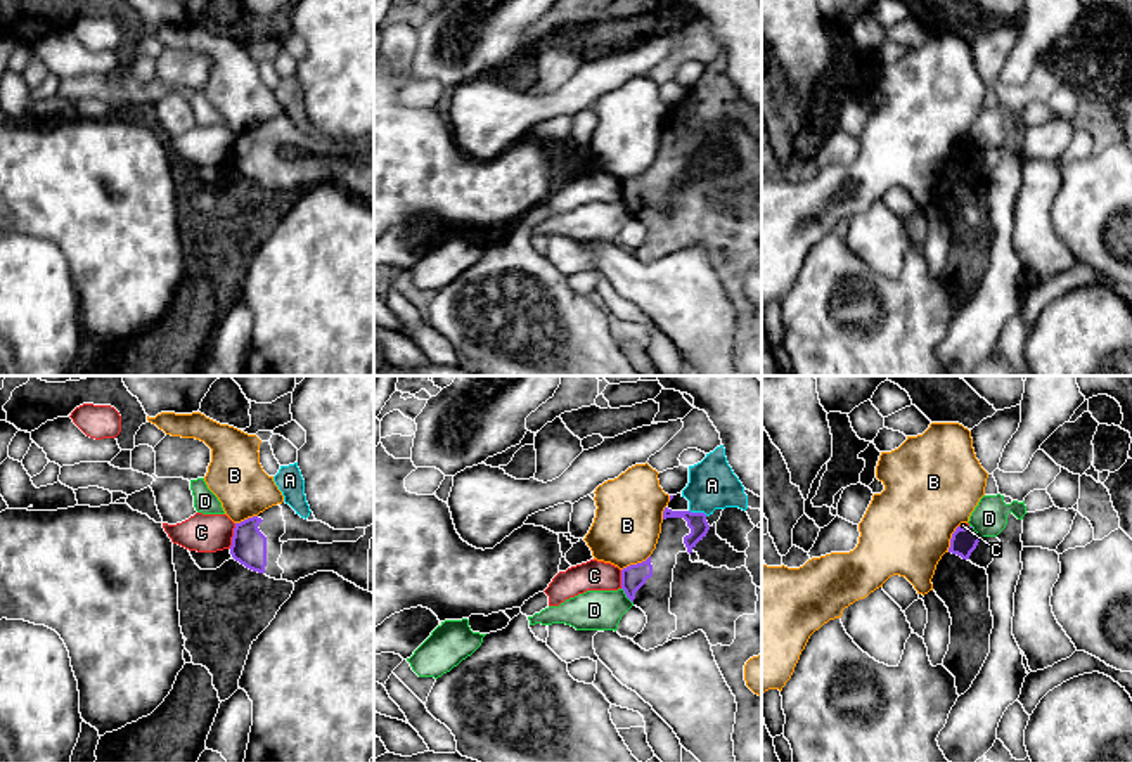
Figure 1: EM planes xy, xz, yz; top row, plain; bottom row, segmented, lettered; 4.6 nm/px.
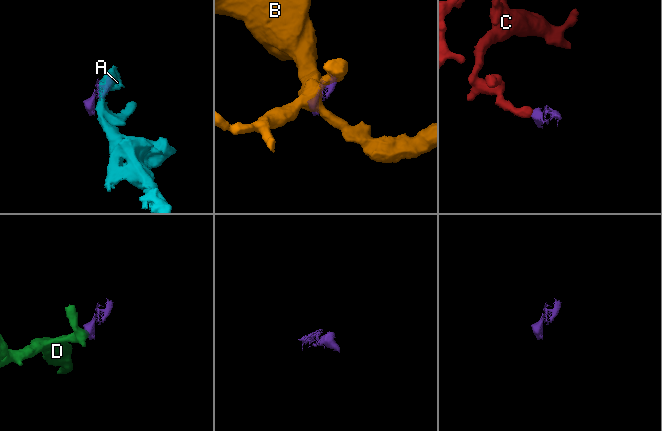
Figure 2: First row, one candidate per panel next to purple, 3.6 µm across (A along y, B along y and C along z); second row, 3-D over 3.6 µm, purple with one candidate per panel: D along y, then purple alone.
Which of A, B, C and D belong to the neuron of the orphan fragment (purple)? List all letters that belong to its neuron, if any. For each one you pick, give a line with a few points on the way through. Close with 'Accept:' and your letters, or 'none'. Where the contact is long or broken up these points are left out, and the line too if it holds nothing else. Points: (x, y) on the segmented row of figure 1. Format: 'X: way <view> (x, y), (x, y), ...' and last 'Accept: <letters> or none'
Accept: none

